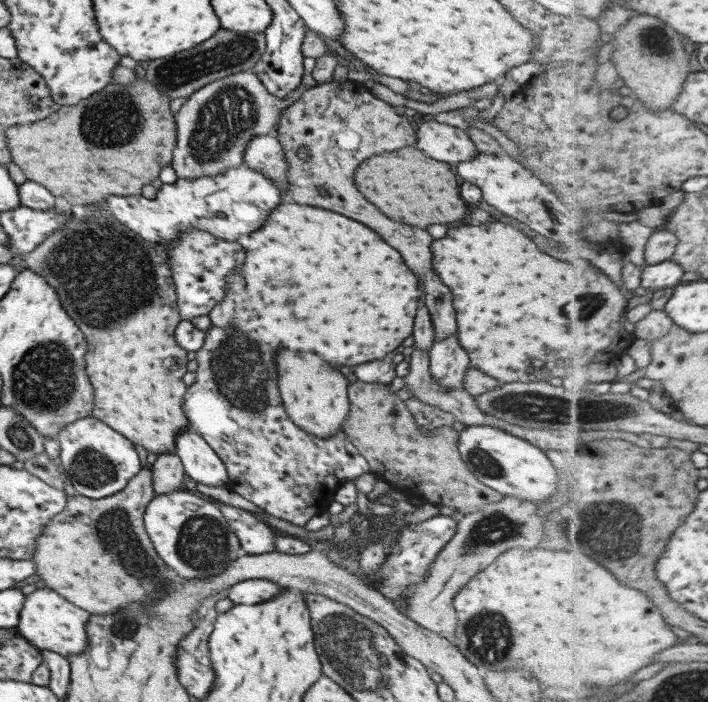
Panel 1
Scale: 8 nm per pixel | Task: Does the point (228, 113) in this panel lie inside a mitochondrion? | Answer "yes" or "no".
yes

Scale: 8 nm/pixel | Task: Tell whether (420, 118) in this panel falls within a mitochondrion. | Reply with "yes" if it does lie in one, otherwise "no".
no

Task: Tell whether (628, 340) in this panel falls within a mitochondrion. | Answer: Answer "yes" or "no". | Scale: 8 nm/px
no

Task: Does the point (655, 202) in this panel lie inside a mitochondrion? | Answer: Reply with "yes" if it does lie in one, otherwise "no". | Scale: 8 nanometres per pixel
no

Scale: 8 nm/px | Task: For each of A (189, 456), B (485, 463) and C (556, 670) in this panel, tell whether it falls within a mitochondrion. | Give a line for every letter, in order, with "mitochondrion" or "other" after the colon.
A: other
B: mitochondrion
C: other

